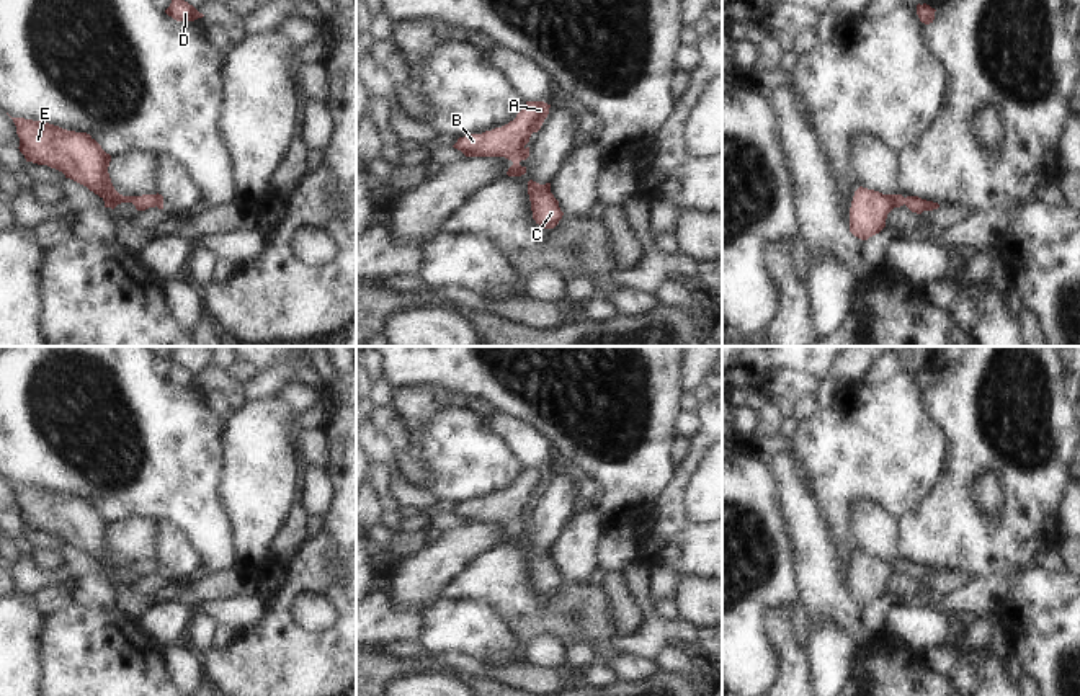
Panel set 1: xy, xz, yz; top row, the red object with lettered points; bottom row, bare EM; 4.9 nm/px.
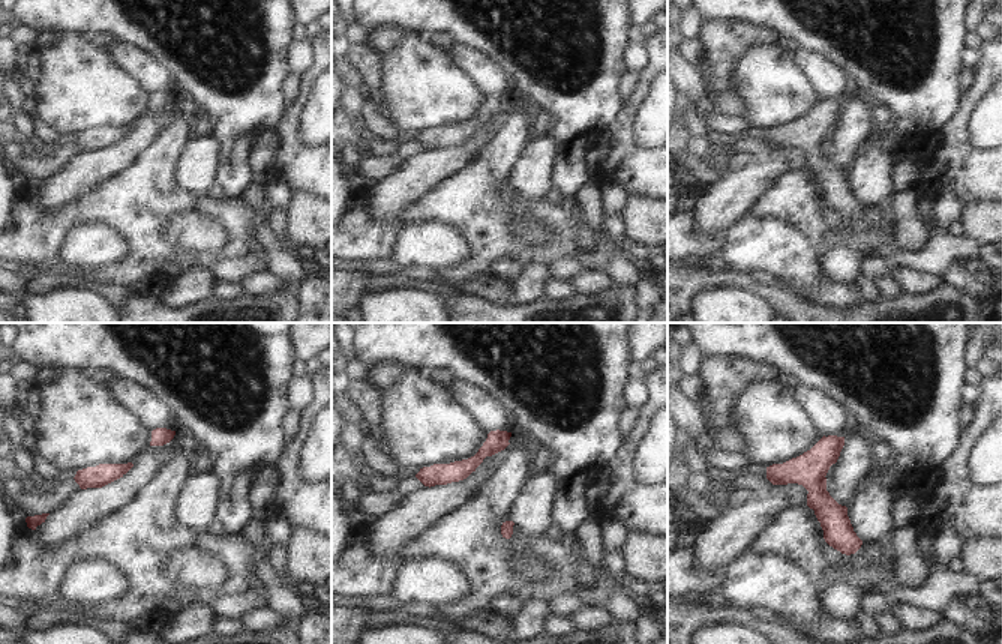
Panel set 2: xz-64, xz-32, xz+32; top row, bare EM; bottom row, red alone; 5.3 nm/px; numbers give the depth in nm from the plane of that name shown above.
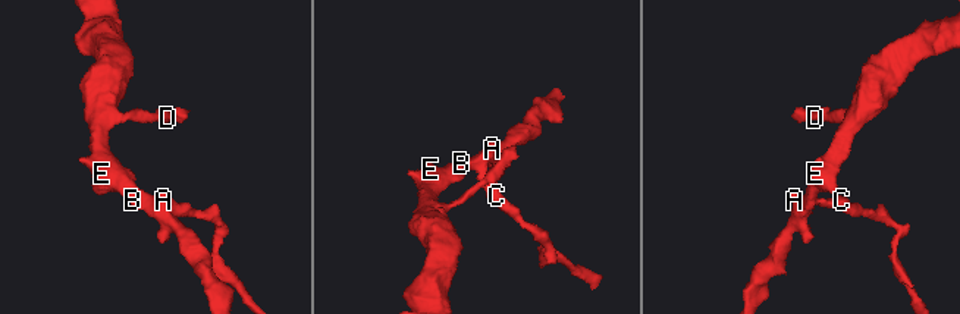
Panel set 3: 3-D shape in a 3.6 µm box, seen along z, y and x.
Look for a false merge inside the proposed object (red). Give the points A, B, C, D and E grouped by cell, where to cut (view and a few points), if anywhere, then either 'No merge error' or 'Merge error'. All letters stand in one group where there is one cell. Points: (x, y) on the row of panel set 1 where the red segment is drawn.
Groups: A B C D E. No split. No merge error.

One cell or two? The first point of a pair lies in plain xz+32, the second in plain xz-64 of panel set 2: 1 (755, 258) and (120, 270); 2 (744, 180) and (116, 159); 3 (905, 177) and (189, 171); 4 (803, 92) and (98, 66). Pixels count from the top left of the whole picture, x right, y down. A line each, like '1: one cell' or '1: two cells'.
1: two cells
2: one cell
3: two cells
4: one cell

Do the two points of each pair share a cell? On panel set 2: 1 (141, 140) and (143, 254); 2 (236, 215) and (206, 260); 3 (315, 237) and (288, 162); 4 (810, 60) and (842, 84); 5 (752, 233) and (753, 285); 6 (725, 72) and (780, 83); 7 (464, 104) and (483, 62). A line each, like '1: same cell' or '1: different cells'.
1: different cells
2: same cell
3: different cells
4: same cell
5: different cells
6: different cells
7: different cells

